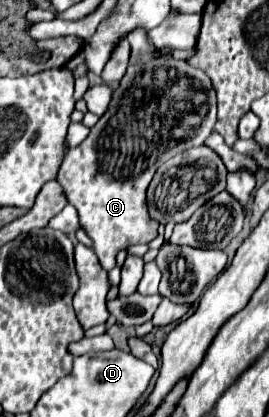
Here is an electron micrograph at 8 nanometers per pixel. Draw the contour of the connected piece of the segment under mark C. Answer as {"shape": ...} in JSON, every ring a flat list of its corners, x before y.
{"shape":[[147,60,131,64,127,74,113,92,109,110,91,128,89,136,69,150,57,182,63,186,69,204,75,206,79,214,81,228,93,240,93,250,105,270,115,266,115,256,119,250,131,244,149,244,157,236,157,220,147,212,145,192,155,174,155,170,171,156,183,152,189,146,201,146,215,126,217,100,211,80,199,68,189,66,181,60]]}

